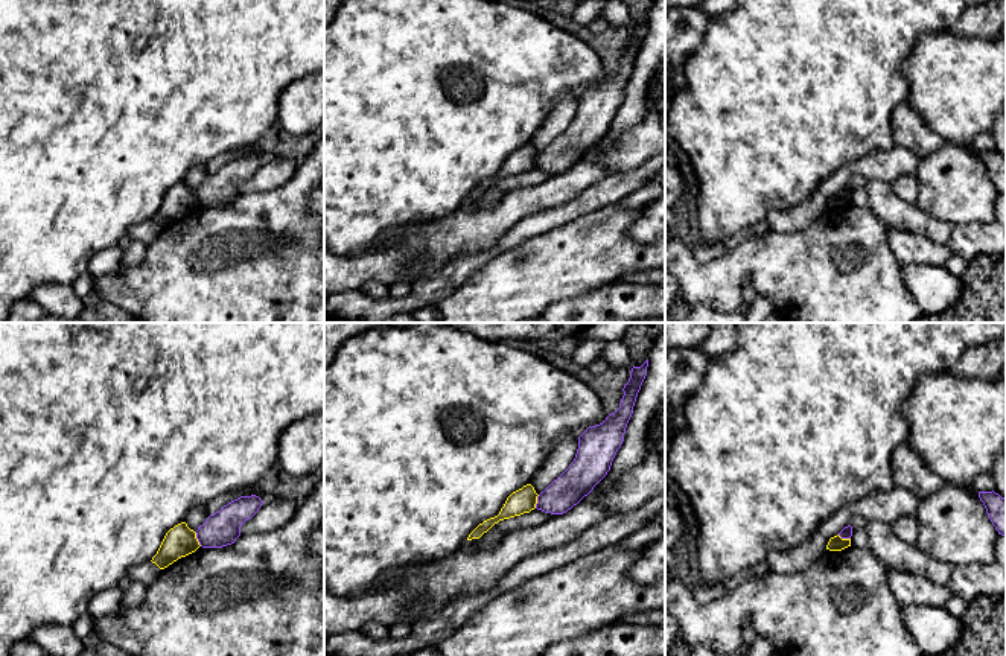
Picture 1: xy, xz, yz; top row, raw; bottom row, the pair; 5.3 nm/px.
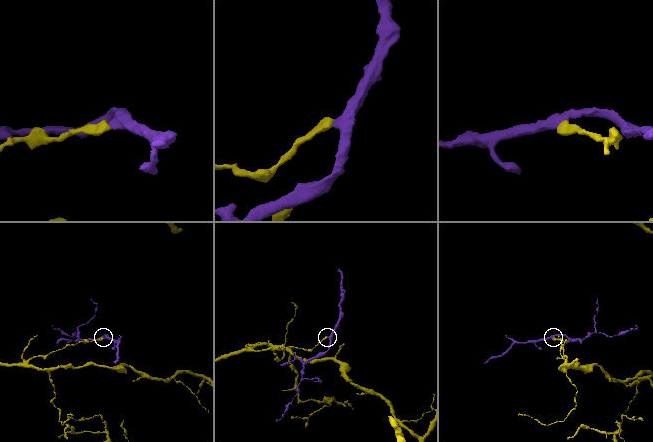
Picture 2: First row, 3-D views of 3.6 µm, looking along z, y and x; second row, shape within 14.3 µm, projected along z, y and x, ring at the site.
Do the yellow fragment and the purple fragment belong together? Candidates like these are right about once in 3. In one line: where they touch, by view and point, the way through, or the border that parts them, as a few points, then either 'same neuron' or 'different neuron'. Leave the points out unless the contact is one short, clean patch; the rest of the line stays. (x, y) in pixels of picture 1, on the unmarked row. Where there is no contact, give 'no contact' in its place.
contact xy (197, 198); border xy (194, 191), (201, 204); different neuron

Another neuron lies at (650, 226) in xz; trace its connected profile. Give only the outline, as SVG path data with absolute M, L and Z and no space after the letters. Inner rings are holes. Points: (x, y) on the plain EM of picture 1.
M665 193L642 207L641 216L630 225L629 236L638 244L653 244L665 234Z

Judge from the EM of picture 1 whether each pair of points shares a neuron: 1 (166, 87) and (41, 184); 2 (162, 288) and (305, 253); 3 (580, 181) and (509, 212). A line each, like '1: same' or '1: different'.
1: same
2: same
3: same

